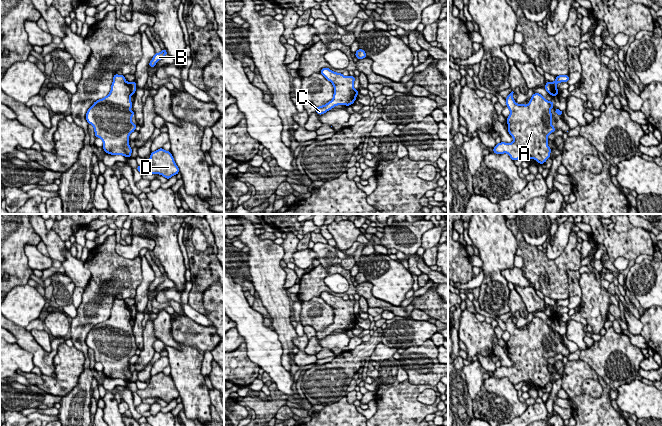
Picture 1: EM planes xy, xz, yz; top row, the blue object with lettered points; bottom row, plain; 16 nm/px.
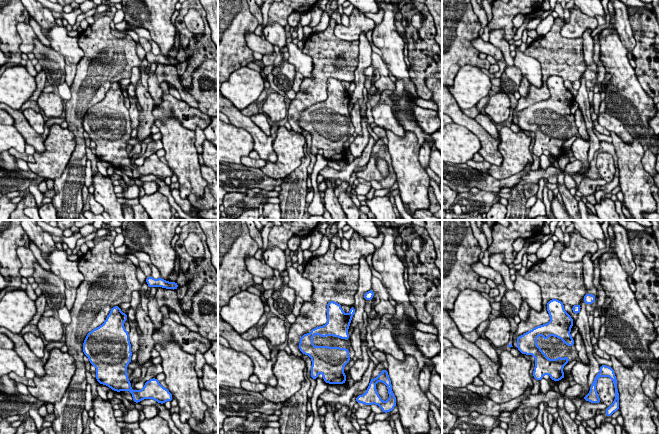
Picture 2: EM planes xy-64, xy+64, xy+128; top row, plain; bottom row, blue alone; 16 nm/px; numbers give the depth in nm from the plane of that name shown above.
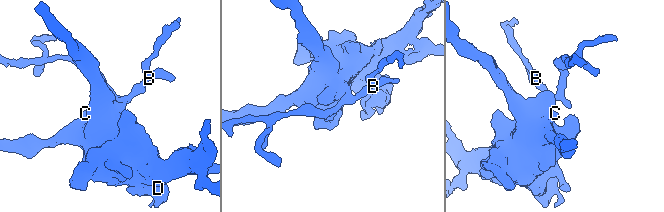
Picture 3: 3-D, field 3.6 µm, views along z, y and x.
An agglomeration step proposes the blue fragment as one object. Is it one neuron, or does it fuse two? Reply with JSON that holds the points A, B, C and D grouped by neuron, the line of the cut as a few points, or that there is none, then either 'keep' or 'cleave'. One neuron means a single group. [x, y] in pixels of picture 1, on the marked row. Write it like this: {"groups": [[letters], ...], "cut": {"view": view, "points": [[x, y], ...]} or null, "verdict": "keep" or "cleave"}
{"groups": [["A", "C", "D"], ["B"]], "cut": {"view": "xy", "points": [[128, 83], [132, 93]]}, "verdict": "cleave"}

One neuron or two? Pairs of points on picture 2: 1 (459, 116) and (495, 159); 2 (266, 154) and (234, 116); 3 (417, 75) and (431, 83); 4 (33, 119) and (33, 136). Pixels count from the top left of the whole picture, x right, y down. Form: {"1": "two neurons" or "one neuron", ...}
{"1": "one neuron", "2": "one neuron", "3": "two neurons", "4": "two neurons"}

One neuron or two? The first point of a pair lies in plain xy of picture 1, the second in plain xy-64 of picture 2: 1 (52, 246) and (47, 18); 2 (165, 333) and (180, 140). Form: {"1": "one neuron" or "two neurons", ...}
{"1": "one neuron", "2": "two neurons"}

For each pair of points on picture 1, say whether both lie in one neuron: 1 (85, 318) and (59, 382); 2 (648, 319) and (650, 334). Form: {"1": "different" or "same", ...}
{"1": "different", "2": "same"}

